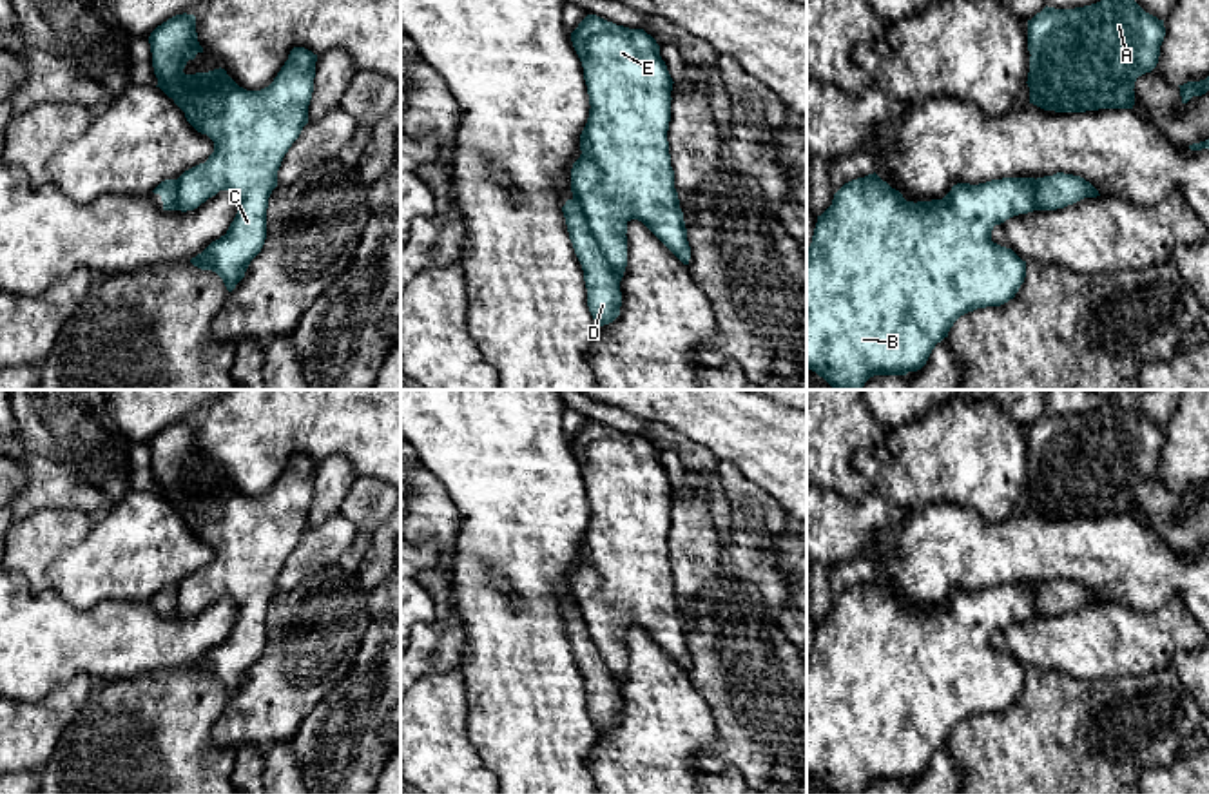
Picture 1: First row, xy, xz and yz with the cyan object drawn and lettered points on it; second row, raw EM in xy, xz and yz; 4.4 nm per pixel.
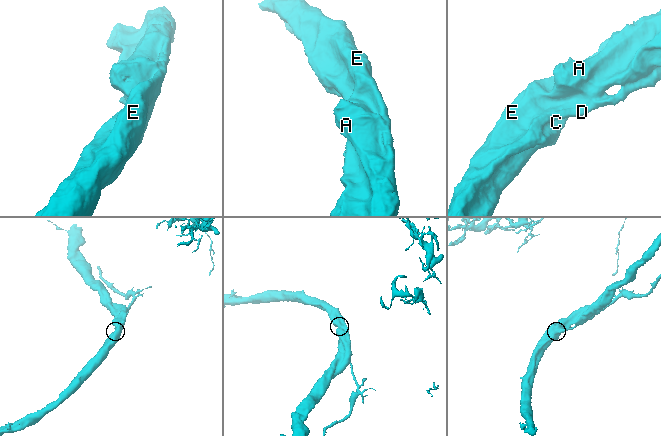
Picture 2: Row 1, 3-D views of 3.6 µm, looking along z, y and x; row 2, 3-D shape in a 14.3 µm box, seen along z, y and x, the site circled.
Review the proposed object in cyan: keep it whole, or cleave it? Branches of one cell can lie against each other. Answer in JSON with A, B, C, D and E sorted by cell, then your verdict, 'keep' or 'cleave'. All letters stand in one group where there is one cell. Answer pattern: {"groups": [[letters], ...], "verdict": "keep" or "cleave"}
{"groups": [["A", "B", "C", "E"], ["D"]], "verdict": "cleave"}

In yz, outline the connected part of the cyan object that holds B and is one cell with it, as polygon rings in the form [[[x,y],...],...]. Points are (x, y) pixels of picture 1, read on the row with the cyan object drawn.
[[[875,172],[845,183],[832,199],[832,205],[817,216],[812,243],[807,250],[807,368],[823,377],[834,390],[861,390],[874,375],[906,375],[921,370],[937,343],[948,337],[953,323],[977,308],[1001,306],[1015,297],[1026,277],[1026,261],[1011,248],[991,241],[995,225],[1006,219],[1037,210],[1035,178],[1002,178],[979,185],[957,183],[943,199],[906,201],[903,194],[883,181]]]

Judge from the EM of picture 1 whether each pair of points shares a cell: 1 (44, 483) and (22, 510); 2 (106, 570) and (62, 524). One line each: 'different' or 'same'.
1: same
2: different

